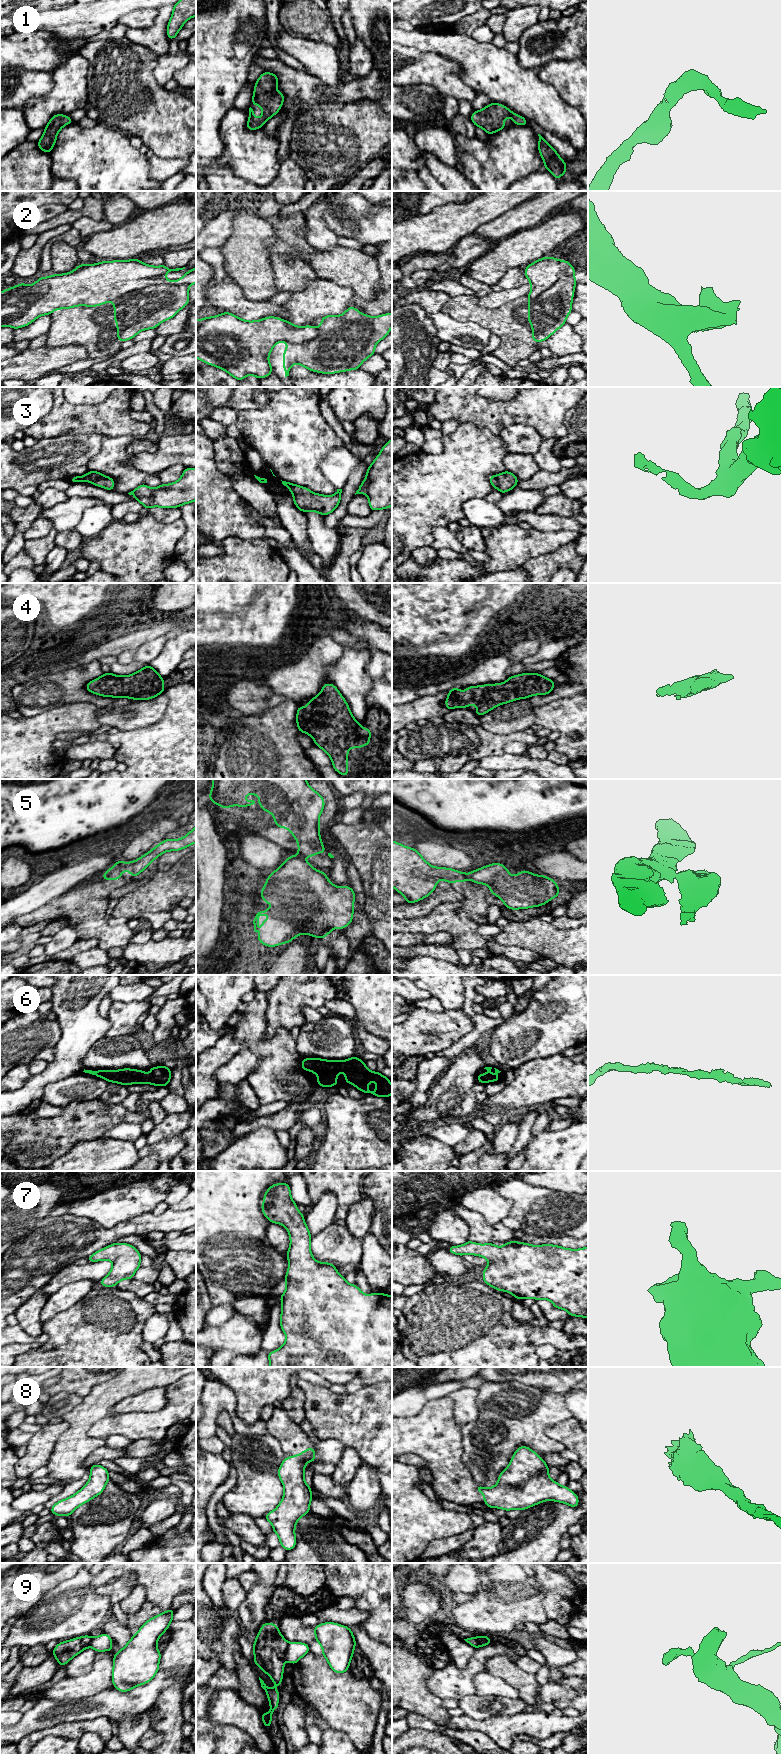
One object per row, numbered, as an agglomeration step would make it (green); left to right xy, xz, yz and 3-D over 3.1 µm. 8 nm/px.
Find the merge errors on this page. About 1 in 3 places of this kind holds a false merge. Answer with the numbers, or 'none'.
2, 5, 9

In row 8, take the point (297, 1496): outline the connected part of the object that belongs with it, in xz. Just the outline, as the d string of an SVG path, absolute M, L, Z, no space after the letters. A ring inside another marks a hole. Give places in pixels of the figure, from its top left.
M310 1447L299 1455L285 1457L278 1468L278 1477L284 1486L281 1502L263 1517L268 1520L273 1532L279 1537L280 1546L288 1552L296 1546L295 1527L298 1520L310 1513L313 1498L311 1489L305 1482L307 1462L315 1463L315 1448Z

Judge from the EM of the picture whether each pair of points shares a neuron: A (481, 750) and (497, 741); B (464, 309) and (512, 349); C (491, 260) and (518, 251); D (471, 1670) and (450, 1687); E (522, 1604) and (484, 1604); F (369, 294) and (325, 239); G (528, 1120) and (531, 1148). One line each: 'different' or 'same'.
A: same
B: same
C: same
D: same
E: same
F: different
G: different

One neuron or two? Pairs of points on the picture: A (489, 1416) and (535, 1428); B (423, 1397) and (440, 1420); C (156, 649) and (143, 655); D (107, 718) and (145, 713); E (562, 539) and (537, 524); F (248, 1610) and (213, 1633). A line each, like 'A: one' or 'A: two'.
A: one
B: two
C: one
D: one
E: two
F: two

